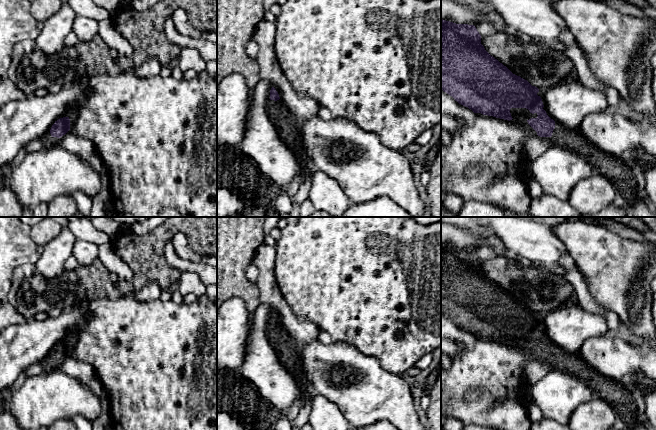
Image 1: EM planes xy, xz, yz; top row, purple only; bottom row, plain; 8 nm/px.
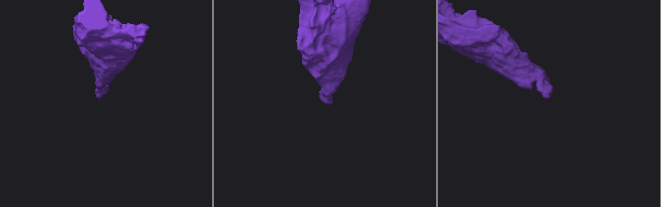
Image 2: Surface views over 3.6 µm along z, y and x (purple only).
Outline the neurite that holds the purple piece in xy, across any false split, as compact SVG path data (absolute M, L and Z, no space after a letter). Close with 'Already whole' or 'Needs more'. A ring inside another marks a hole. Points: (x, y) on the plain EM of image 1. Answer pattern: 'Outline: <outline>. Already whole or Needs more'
Outline: M63 341L55 345L52 349L50 356L46 358L42 365L44 371L50 371L59 366L59 363L70 354L70 343L69 341Z. Needs more

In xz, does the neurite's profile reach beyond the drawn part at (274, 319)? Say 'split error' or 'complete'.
split error

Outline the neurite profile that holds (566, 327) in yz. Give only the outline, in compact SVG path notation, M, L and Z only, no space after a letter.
M567 303L555 310L550 311L545 317L545 335L555 346L560 347L564 352L577 355L580 353L583 344L590 338L607 334L609 328L605 317L602 314L595 314L583 310L579 304L569 307Z

